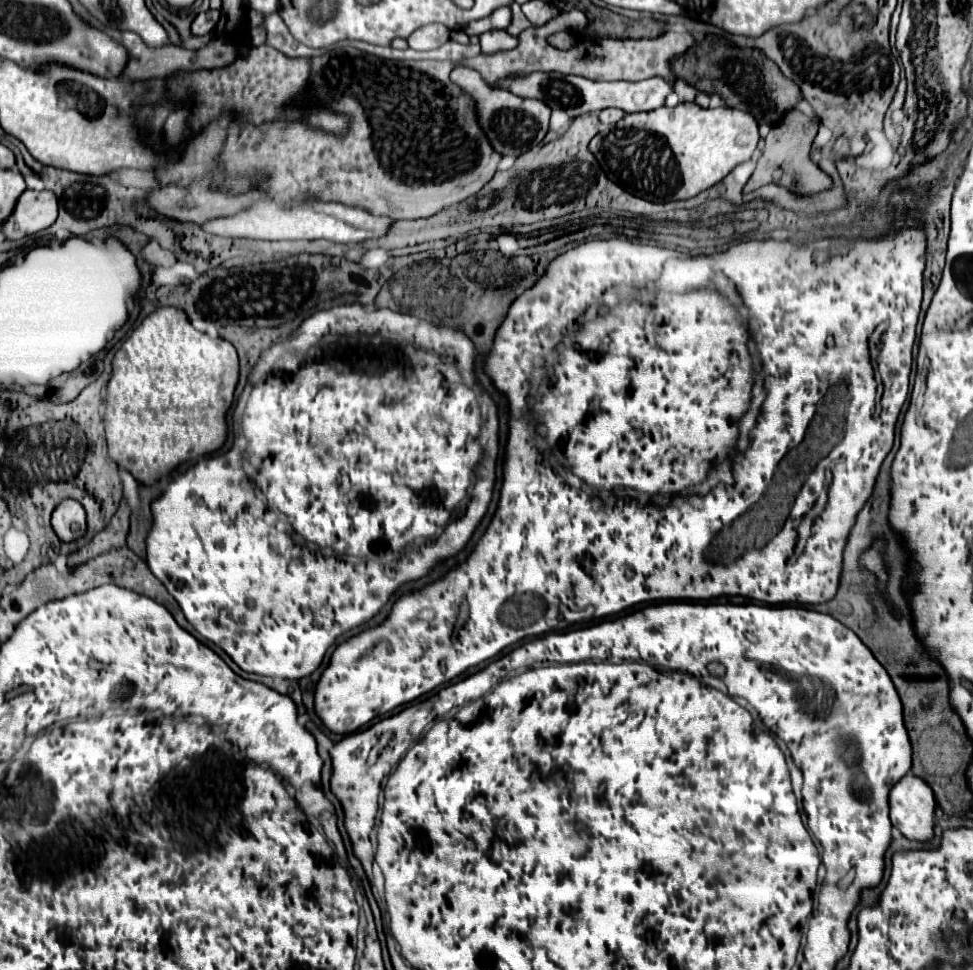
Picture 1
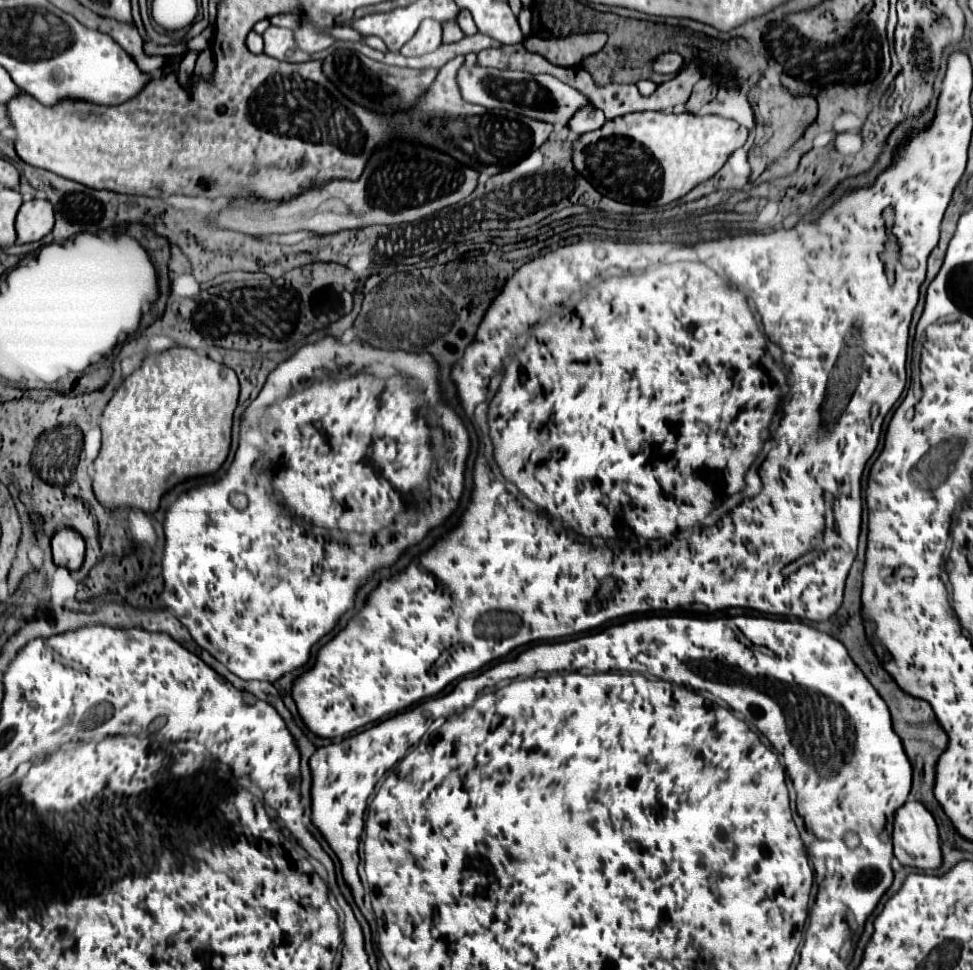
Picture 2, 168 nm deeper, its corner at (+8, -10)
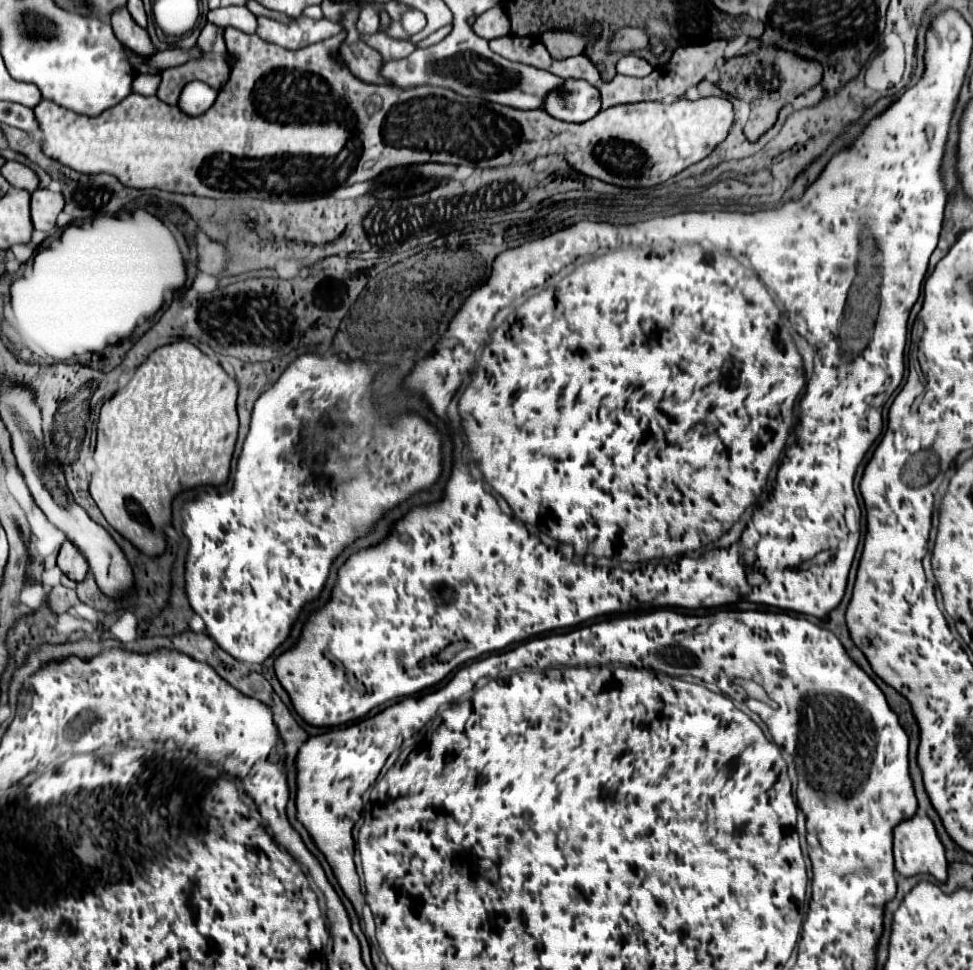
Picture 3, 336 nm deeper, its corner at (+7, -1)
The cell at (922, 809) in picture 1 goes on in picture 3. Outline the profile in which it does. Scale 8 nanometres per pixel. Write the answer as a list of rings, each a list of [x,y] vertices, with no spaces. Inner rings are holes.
[[[914,815],[908,821],[902,821],[894,829],[894,867],[902,877],[914,877],[914,875],[932,875],[940,883],[946,883],[948,877],[948,863],[944,857],[944,847],[936,835],[934,823],[926,815]]]

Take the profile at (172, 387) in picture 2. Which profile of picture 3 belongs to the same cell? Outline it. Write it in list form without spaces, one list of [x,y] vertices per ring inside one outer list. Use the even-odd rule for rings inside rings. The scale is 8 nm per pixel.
[[[176,341],[152,351],[130,383],[102,405],[94,453],[96,473],[90,481],[90,493],[106,521],[140,553],[152,559],[166,553],[168,543],[164,529],[172,523],[172,501],[180,491],[198,485],[218,487],[228,481],[238,439],[236,395],[236,381],[230,379],[218,363],[190,341]]]

